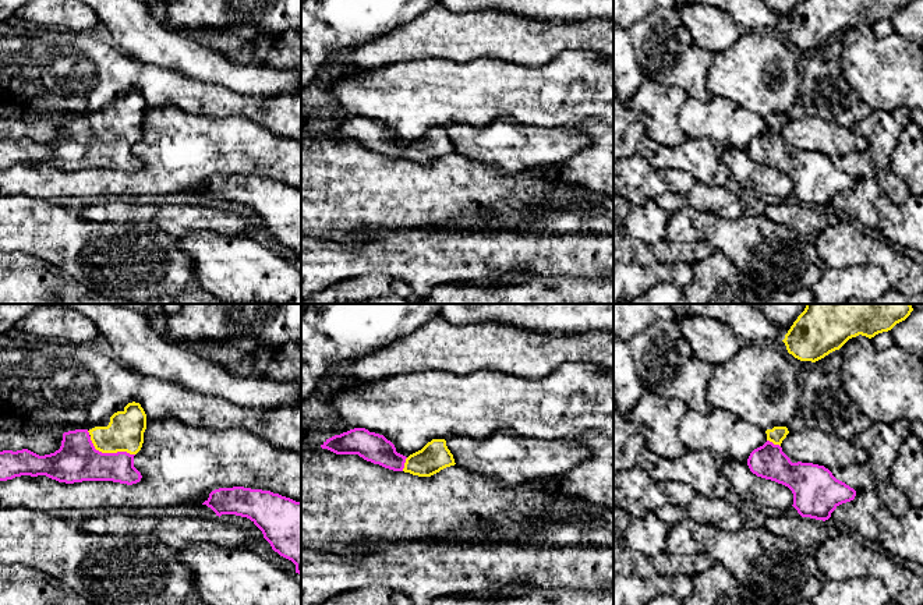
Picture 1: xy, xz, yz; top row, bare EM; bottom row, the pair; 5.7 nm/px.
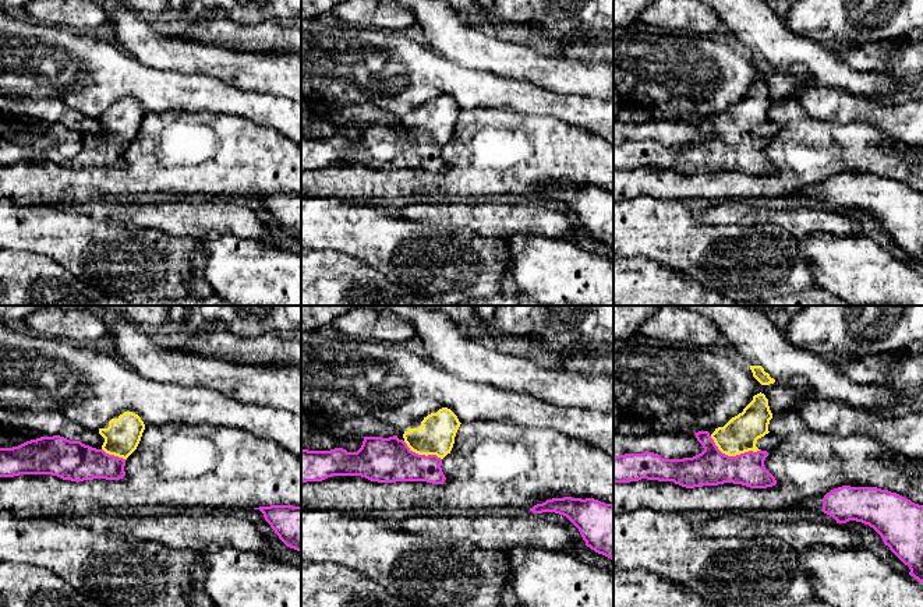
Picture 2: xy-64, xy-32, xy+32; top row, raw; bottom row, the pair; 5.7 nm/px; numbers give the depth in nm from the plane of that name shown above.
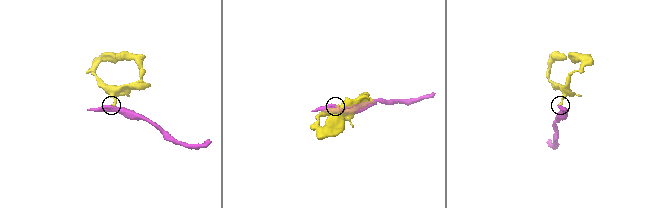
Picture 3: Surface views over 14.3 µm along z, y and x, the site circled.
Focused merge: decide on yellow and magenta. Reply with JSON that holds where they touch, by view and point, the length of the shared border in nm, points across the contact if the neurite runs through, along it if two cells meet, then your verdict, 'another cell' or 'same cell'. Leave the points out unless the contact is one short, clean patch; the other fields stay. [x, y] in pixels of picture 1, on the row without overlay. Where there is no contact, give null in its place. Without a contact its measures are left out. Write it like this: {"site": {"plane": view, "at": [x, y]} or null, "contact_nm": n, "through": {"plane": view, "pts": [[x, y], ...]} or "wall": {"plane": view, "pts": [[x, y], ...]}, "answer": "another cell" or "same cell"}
{"site": {"plane": "xy", "at": [109, 140]}, "contact_nm": 280, "through": {"plane": "xy", "pts": [[124, 120], [123, 126], [109, 140], [77, 148]]}, "answer": "same cell"}

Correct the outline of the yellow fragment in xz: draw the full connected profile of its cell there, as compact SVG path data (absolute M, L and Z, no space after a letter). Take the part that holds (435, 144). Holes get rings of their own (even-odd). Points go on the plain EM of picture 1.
M354 116L335 123L326 127L321 135L336 142L358 142L385 156L418 164L431 164L456 152L445 127L432 127L421 138L406 145L397 141L395 132L383 123L369 120L365 116Z

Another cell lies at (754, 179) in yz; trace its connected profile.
M728 148L721 158L745 192L781 199L793 192L793 181L788 174L757 164L750 159L747 149Z

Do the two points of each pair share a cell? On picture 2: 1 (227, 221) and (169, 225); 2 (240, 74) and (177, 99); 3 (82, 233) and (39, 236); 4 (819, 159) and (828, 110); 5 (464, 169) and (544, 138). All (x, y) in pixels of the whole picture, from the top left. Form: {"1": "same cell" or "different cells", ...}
{"1": "same cell", "2": "different cells", "3": "same cell", "4": "different cells", "5": "same cell"}

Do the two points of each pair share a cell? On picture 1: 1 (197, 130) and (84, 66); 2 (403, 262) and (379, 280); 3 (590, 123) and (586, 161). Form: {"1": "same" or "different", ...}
{"1": "different", "2": "different", "3": "same"}

